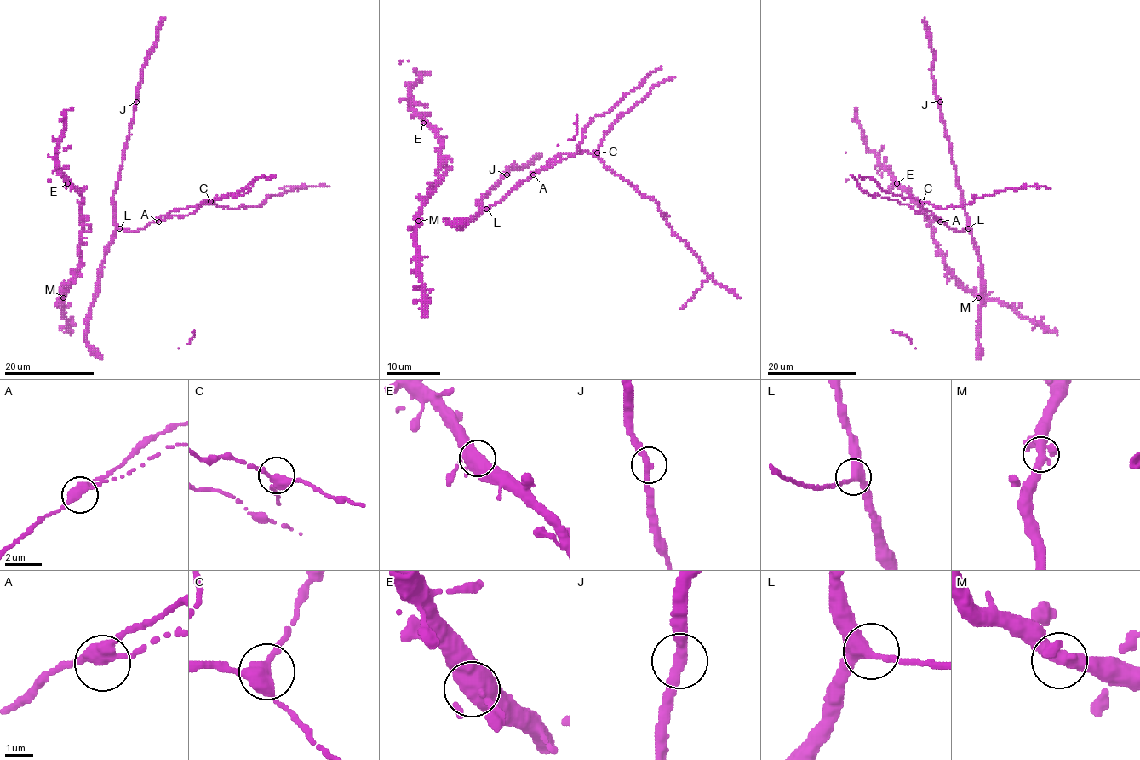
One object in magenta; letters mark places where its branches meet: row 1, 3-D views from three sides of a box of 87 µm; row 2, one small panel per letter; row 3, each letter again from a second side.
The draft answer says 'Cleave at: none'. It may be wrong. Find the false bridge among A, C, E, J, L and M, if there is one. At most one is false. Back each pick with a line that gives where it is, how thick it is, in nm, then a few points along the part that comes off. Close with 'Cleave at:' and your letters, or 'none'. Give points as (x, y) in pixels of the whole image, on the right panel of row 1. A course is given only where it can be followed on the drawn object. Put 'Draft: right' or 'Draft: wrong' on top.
Draft: right
Cleave at: none

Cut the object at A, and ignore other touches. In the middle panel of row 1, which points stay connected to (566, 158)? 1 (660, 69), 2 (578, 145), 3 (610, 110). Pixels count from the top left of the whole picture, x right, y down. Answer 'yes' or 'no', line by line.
1: yes
2: yes
3: yes

